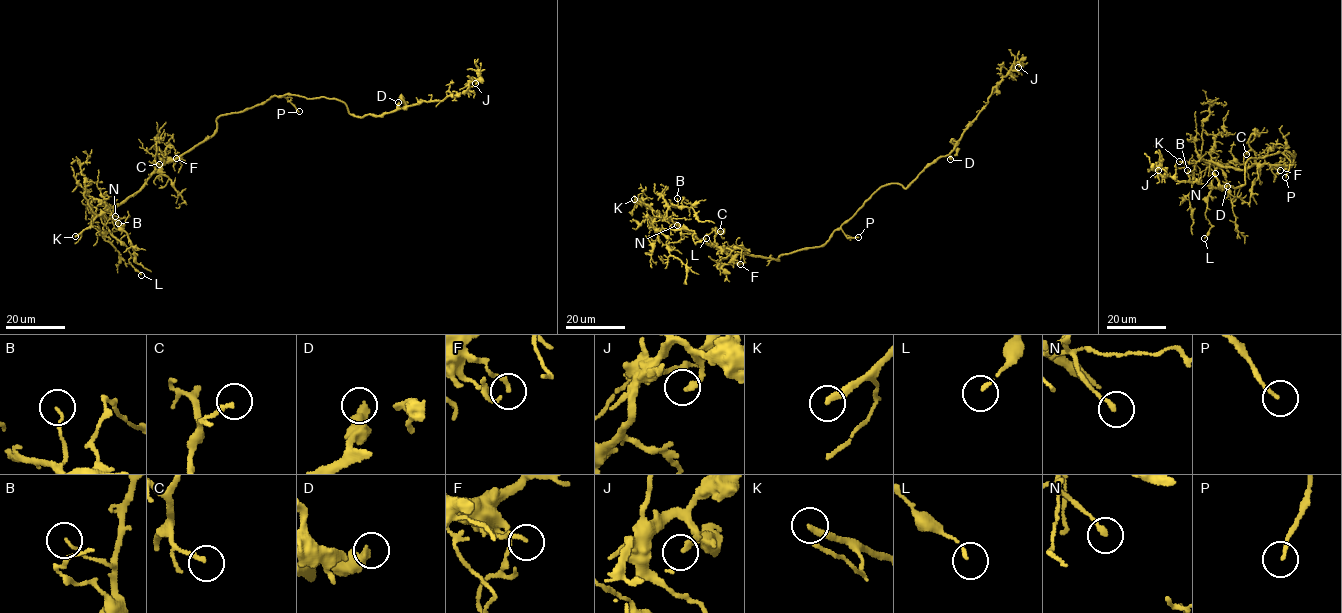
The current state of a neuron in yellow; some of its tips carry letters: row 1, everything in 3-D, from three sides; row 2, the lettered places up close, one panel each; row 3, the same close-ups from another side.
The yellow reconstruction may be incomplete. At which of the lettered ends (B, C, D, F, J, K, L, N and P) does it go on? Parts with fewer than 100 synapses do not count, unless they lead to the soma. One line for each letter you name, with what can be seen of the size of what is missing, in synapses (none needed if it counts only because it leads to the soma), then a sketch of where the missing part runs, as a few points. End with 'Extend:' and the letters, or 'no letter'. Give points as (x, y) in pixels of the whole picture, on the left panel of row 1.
K: missing branch runs (75, 236), (62, 249), (58, 260), (38, 267), (25, 261), (2, 260)
Extend: K

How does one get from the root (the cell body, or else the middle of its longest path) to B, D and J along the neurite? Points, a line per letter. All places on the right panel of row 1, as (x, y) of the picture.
B: (1294, 156), (1293, 150), (1293, 162), (1288, 165), (1258, 163), (1242, 169), (1199, 159), (1193, 173), (1187, 170)
D: (1294, 156), (1285, 151), (1251, 158), (1245, 166), (1245, 183), (1220, 190), (1227, 186)
J: (1294, 156), (1285, 151), (1251, 158), (1245, 183), (1224, 189), (1164, 177), (1156, 171), (1156, 163), (1158, 170)

